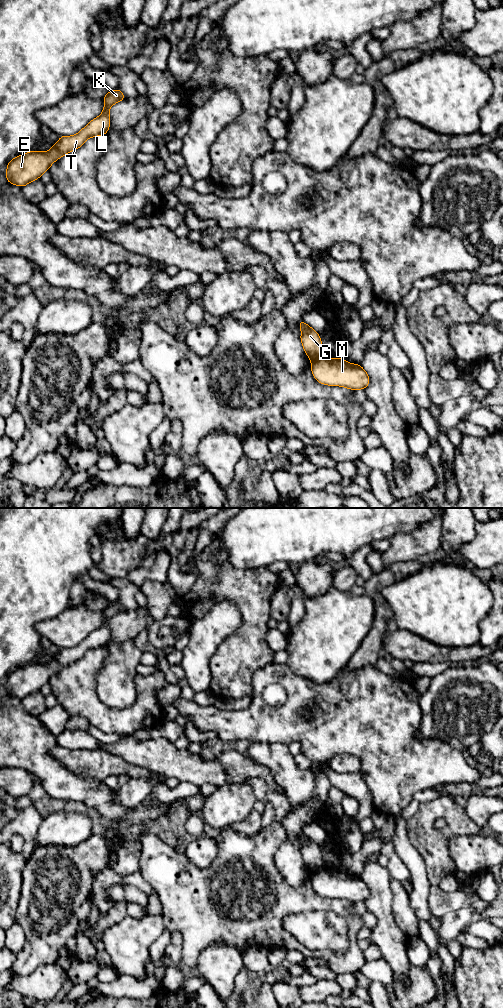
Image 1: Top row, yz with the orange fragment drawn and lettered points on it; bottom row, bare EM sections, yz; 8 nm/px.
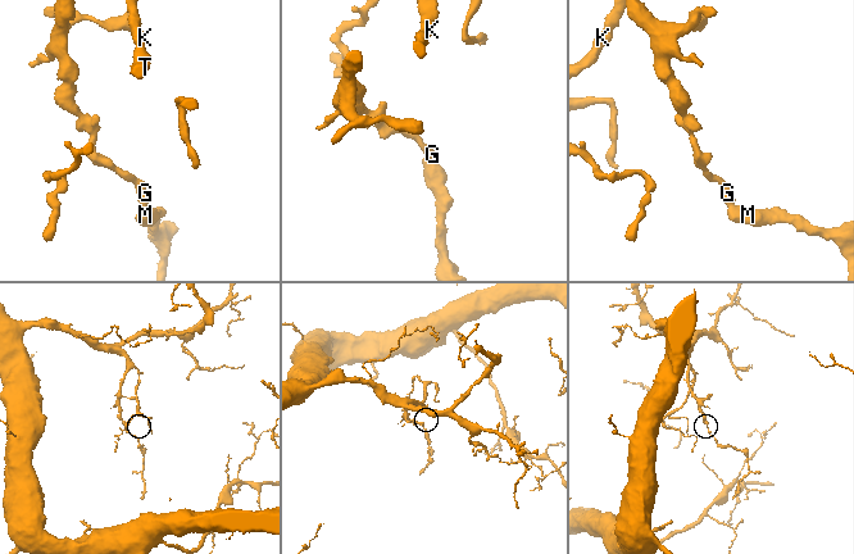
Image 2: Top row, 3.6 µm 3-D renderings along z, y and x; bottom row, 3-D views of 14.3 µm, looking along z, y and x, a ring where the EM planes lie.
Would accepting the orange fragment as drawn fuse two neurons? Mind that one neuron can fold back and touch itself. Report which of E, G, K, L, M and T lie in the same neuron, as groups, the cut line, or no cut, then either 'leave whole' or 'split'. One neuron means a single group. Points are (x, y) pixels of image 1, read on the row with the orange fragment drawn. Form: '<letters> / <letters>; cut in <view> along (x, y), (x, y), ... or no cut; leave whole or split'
E G K L T / M; cut in yz along (321, 355), (311, 361); split

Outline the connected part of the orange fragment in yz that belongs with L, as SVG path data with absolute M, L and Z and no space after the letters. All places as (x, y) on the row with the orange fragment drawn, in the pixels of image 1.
M119 88L109 91L103 98L104 109L101 115L91 120L79 133L74 136L60 136L59 141L49 151L38 152L33 150L12 159L7 164L5 173L7 181L24 187L31 181L39 179L60 157L81 147L87 138L107 134L110 128L110 107L125 99Z

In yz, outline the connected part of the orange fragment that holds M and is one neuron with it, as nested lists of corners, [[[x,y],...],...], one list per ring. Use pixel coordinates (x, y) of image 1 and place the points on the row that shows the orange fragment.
[[[321,356],[311,361],[315,380],[329,386],[343,386],[351,390],[364,390],[369,384],[369,376],[360,364],[351,364],[342,358]]]

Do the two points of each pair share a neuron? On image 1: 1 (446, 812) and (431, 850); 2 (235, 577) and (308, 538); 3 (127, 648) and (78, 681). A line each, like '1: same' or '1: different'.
1: same
2: different
3: different

